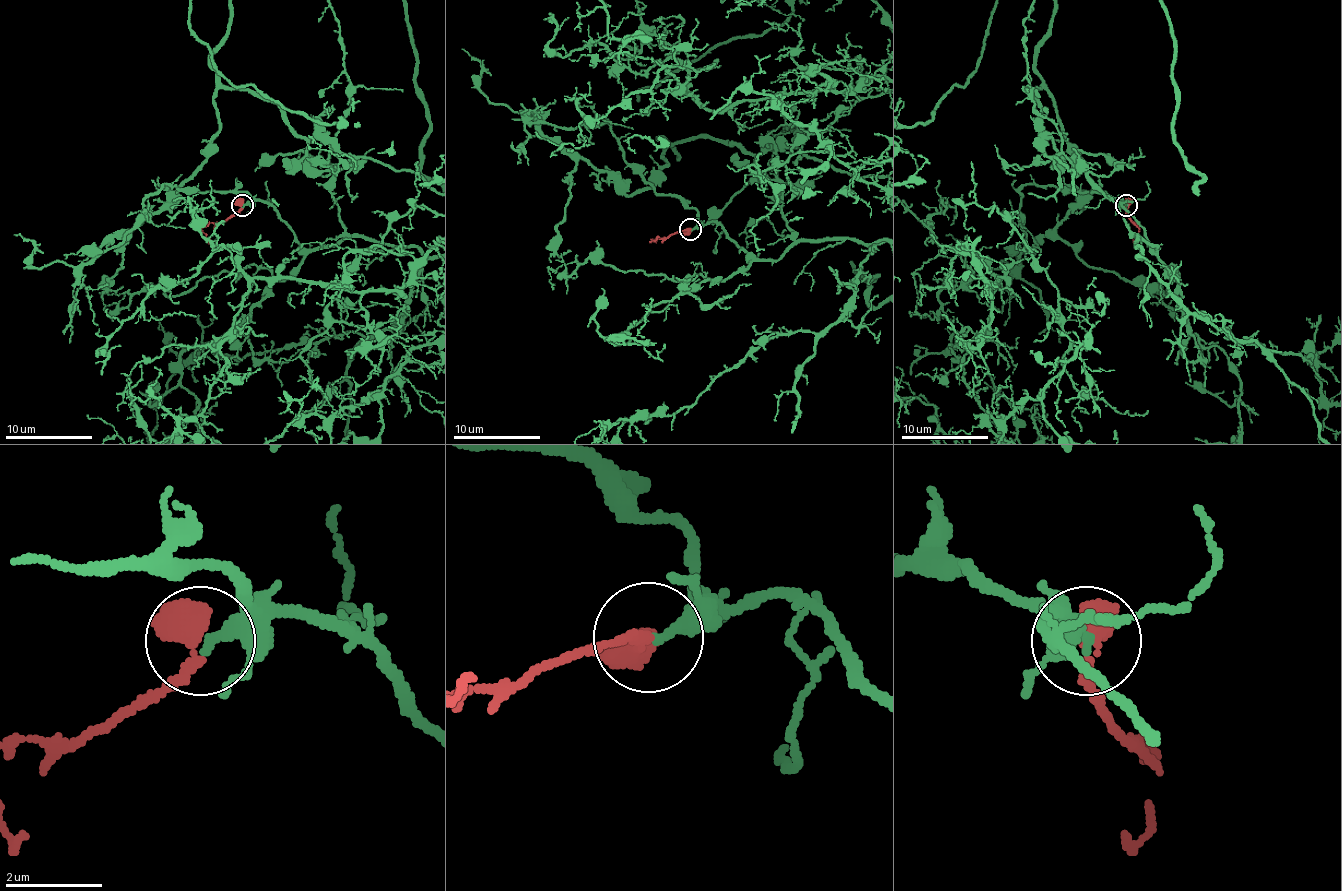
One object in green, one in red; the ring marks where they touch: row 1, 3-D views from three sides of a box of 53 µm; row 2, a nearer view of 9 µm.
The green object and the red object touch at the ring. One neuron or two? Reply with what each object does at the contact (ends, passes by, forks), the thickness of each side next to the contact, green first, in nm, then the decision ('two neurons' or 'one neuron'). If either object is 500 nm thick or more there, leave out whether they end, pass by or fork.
300/600 nm | one neuron

